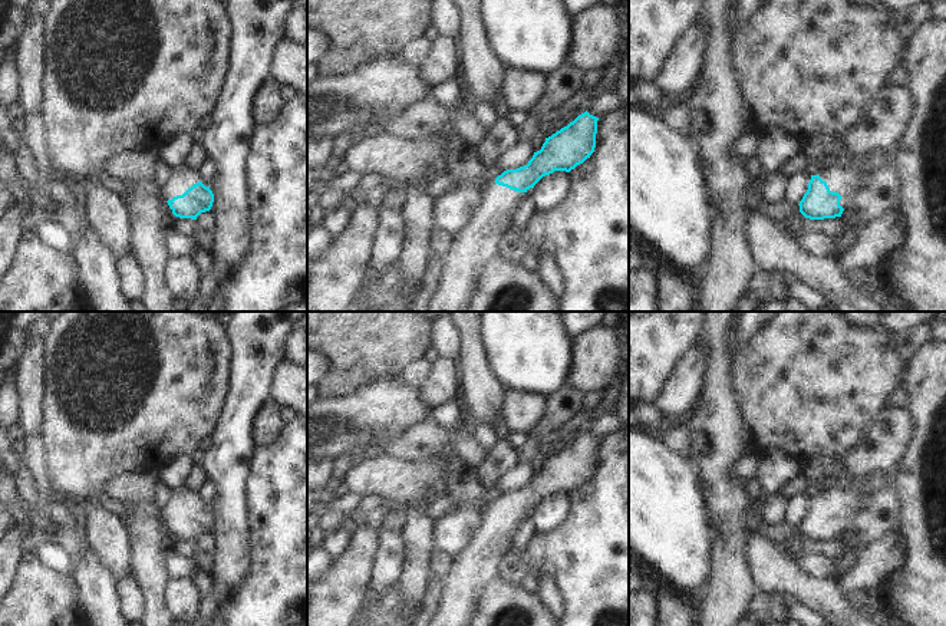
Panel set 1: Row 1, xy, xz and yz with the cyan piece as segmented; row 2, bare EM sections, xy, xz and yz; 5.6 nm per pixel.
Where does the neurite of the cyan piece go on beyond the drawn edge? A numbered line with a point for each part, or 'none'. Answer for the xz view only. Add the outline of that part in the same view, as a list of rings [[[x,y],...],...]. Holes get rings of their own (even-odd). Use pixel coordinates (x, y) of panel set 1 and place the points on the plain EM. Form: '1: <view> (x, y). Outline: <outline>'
1: xz (475, 566). Outline: [[[495,504],[487,507],[475,536],[441,576],[442,592],[428,626],[471,626],[479,596],[497,577],[497,564],[524,518]]]

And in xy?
1: xy (180, 501). Outline: [[[188,487],[169,491],[169,498],[161,510],[161,518],[164,523],[172,521],[177,517],[182,517],[188,510],[200,503],[201,498],[198,491],[191,491]]]

